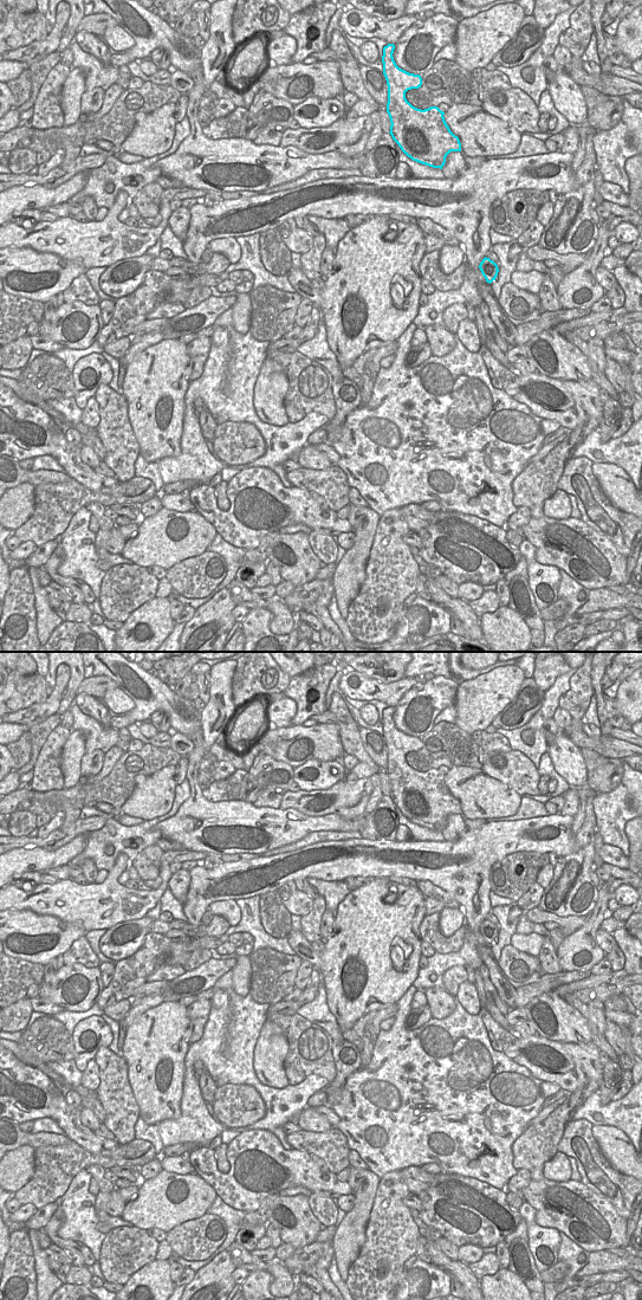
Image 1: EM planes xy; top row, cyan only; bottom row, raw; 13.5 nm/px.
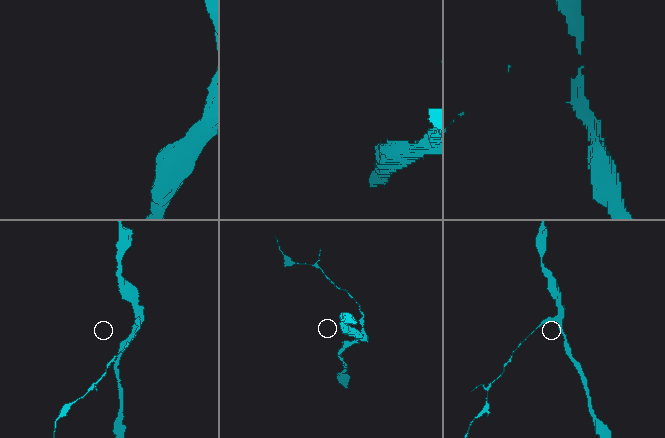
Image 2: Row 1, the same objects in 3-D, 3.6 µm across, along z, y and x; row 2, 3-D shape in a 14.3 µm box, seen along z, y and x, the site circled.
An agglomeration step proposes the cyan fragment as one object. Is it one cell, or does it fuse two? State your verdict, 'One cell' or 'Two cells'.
Two cells

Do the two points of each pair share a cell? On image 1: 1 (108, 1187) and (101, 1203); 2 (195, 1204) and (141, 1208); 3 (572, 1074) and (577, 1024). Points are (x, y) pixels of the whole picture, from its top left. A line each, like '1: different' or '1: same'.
1: different
2: same
3: different

